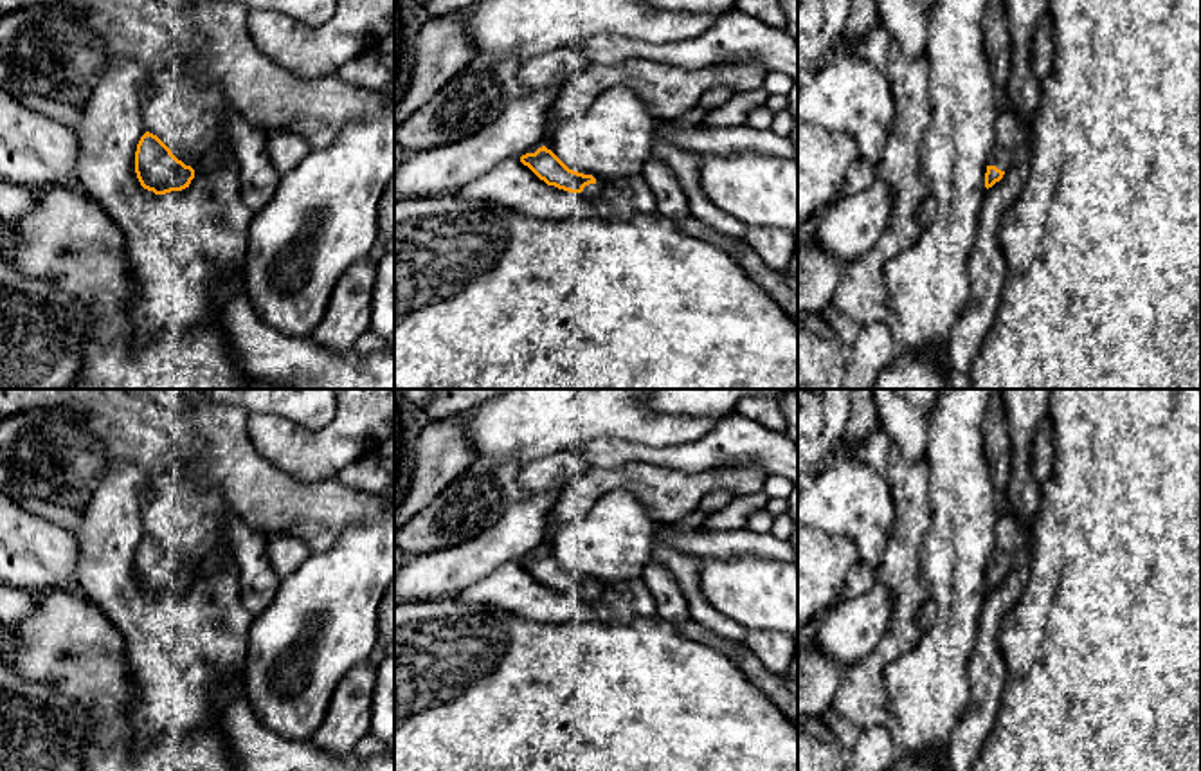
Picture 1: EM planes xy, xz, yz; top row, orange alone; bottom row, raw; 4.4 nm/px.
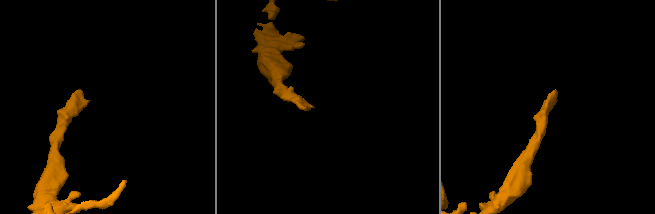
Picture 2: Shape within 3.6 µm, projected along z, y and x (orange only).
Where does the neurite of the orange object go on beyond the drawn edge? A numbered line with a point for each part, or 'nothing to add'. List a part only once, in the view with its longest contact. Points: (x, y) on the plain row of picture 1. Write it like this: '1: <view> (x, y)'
1: xz (591, 593)

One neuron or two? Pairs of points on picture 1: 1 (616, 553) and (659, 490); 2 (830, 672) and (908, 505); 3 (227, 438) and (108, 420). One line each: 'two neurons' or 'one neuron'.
1: two neurons
2: two neurons
3: one neuron

